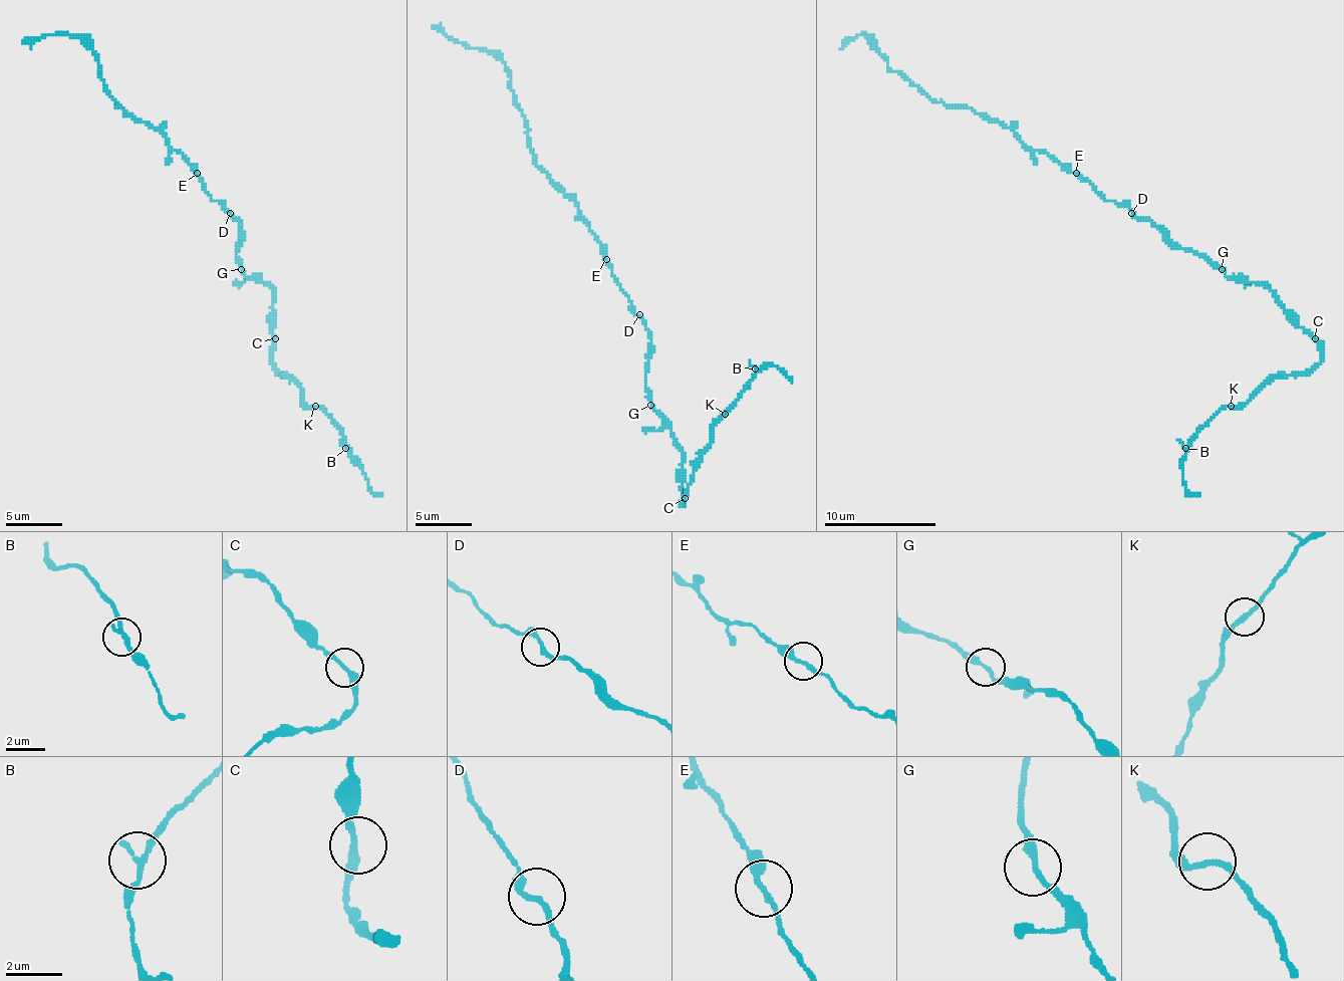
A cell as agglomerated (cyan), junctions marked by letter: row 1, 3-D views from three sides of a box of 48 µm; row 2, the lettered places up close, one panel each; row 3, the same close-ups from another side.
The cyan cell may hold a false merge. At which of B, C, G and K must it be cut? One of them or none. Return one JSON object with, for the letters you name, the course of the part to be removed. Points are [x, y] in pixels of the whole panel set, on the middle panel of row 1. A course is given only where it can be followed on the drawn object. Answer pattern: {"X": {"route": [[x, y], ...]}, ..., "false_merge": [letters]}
{"false_merge": []}

